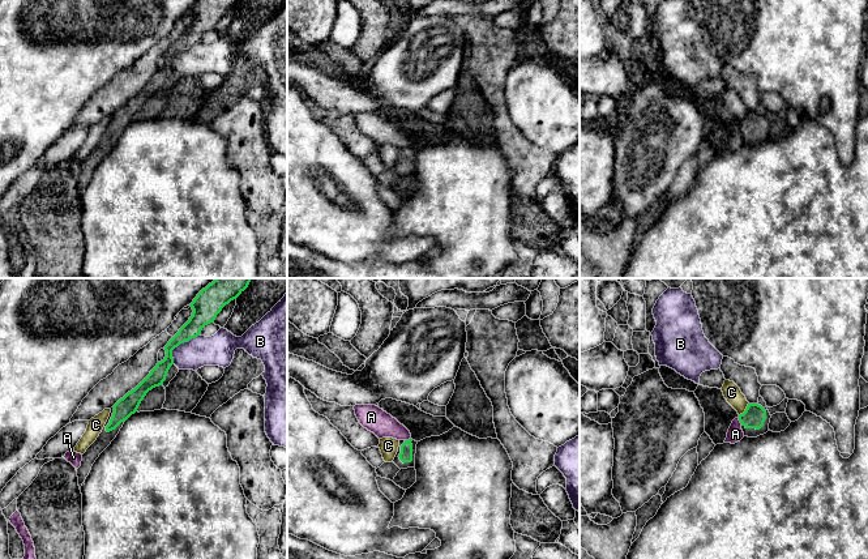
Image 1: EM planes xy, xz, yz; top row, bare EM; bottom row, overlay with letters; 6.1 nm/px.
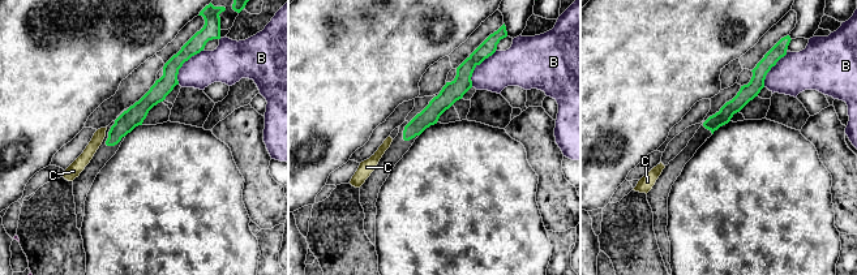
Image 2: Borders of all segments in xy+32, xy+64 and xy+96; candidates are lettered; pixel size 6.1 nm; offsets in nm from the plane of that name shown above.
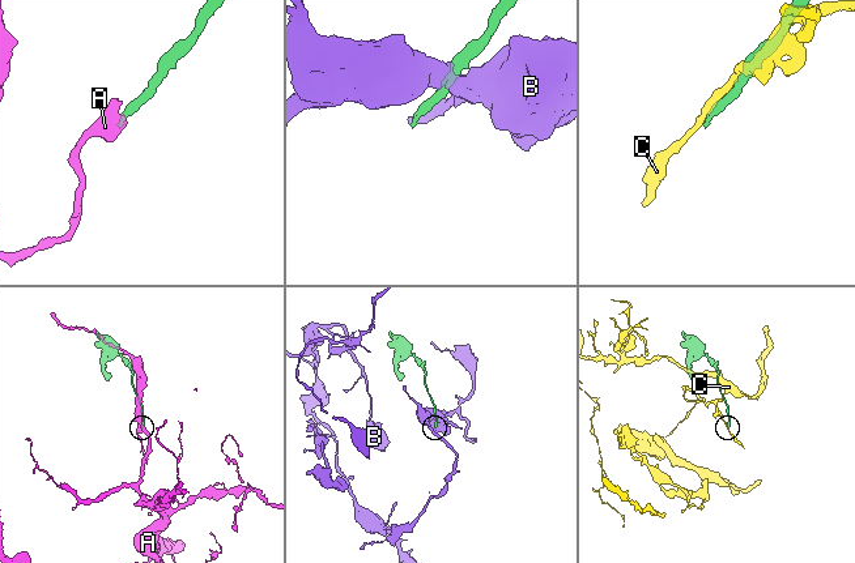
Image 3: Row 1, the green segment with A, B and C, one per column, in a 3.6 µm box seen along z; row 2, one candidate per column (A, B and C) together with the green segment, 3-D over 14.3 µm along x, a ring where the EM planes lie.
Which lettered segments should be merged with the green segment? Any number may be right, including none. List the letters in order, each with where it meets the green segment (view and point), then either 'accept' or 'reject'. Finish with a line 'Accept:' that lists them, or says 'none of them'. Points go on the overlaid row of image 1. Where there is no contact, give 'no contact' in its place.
A: yz (739, 419) | reject
B: xy (179, 344) | reject
C: yz (745, 409) | reject
Accept: none of them

